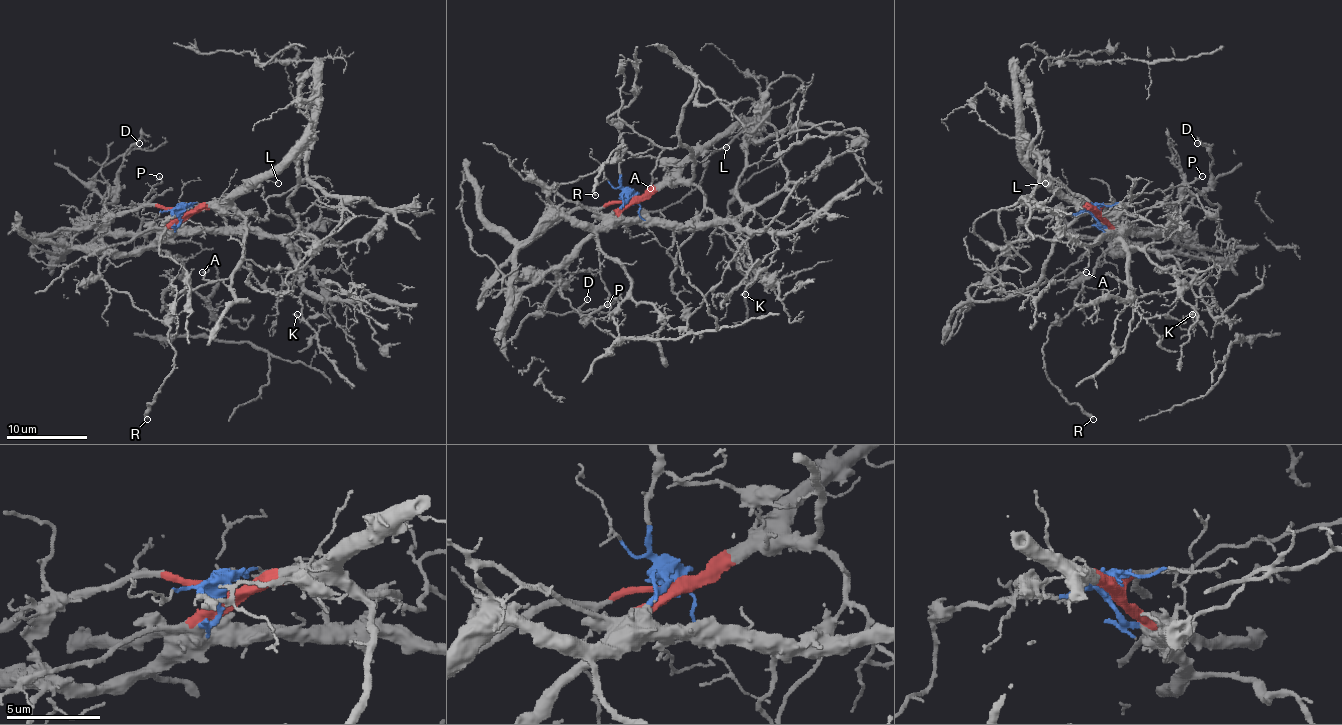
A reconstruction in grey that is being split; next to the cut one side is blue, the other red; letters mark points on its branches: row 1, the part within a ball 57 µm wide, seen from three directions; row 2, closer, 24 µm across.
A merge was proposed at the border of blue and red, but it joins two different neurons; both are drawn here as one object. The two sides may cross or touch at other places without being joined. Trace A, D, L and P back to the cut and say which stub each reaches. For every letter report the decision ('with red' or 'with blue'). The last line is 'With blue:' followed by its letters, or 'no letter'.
A: with red
D: with red
L: with red
P: with red
With blue: no letter

